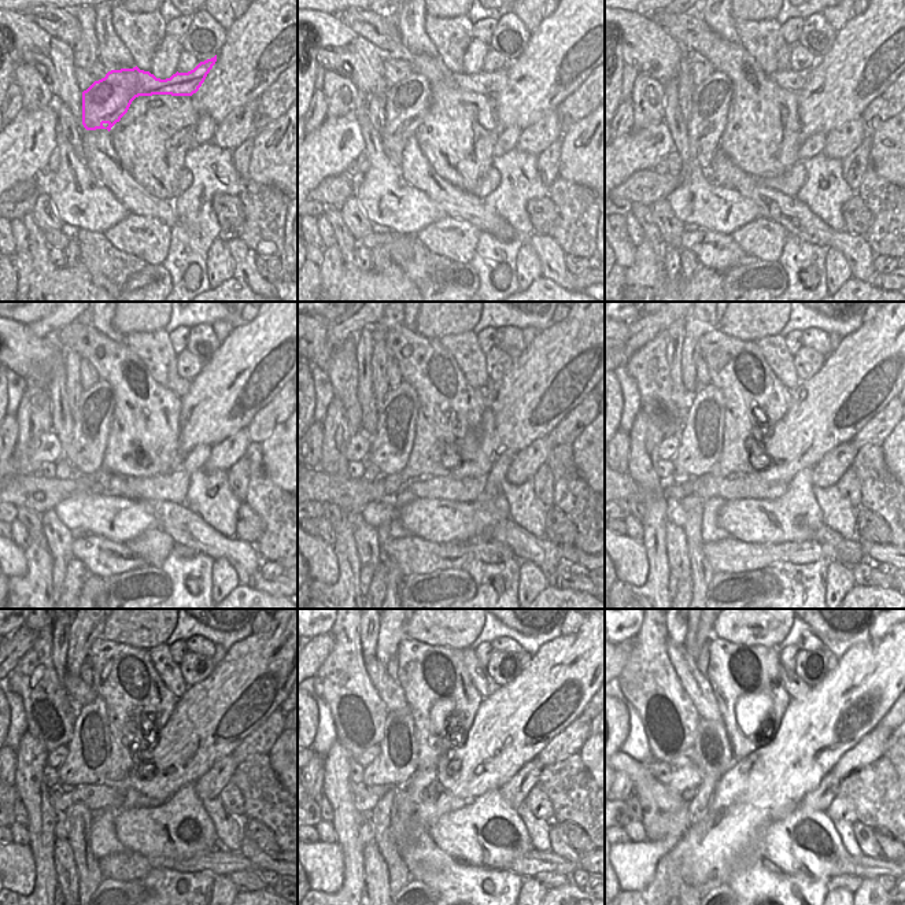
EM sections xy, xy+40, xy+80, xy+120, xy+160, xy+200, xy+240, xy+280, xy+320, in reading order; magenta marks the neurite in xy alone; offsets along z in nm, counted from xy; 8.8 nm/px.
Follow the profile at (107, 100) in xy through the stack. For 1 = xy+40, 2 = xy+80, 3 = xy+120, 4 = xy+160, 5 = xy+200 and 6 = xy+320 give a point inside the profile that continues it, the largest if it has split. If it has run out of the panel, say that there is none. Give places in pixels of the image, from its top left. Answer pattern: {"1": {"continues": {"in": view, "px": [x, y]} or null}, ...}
{"1": {"continues": {"in": "xy+40", "px": [407, 102]}}, "2": {"continues": {"in": "xy+80", "px": [710, 102]}}, "3": {"continues": {"in": "xy+120", "px": [93, 413]}}, "4": {"continues": {"in": "xy+160", "px": [398, 412]}}, "5": {"continues": {"in": "xy+200", "px": [706, 412]}}, "6": {"continues": {"in": "xy+320", "px": [708, 752]}}}

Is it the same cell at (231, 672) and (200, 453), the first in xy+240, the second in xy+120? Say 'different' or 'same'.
different

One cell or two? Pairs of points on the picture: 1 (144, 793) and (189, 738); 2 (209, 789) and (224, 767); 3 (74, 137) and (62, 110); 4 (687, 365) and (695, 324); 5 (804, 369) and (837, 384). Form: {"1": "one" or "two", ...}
{"1": "one", "2": "one", "3": "one", "4": "one", "5": "two"}

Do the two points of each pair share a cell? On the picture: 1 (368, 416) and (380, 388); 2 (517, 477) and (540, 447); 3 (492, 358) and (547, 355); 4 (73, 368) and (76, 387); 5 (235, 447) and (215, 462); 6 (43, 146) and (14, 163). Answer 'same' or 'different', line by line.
1: different
2: same
3: different
4: same
5: same
6: same

